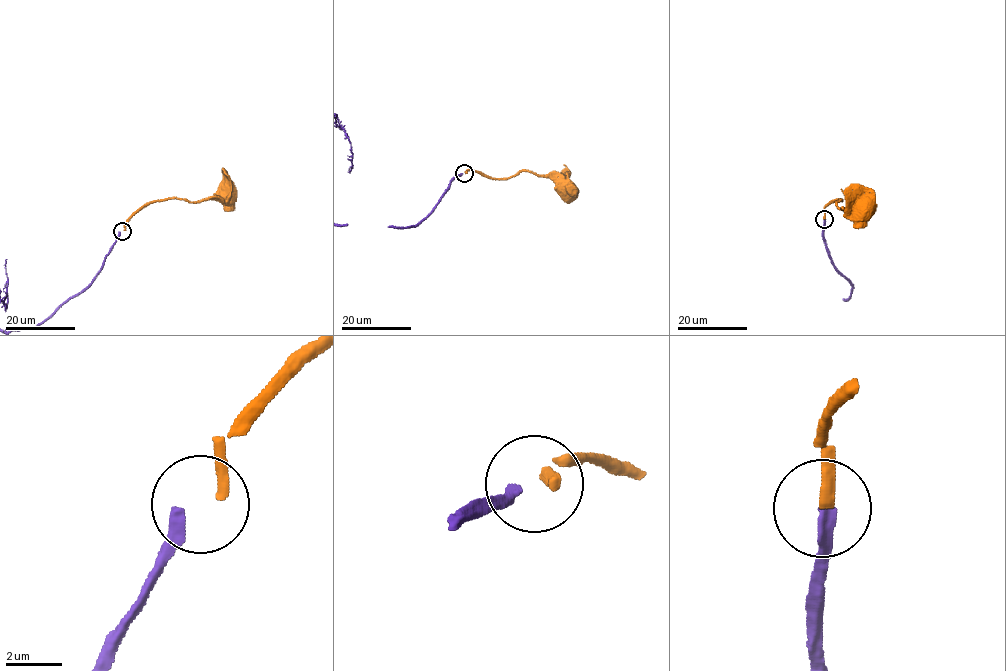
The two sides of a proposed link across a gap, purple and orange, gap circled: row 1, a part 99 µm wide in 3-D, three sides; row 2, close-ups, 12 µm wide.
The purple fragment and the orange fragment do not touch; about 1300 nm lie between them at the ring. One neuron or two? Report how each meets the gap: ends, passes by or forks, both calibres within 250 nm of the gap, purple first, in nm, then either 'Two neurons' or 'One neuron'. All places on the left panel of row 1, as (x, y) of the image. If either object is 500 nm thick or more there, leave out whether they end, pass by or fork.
At the ring purple ends. At the ring orange ends. Thickness 420 nm (purple) against 400 nm. One neuron

